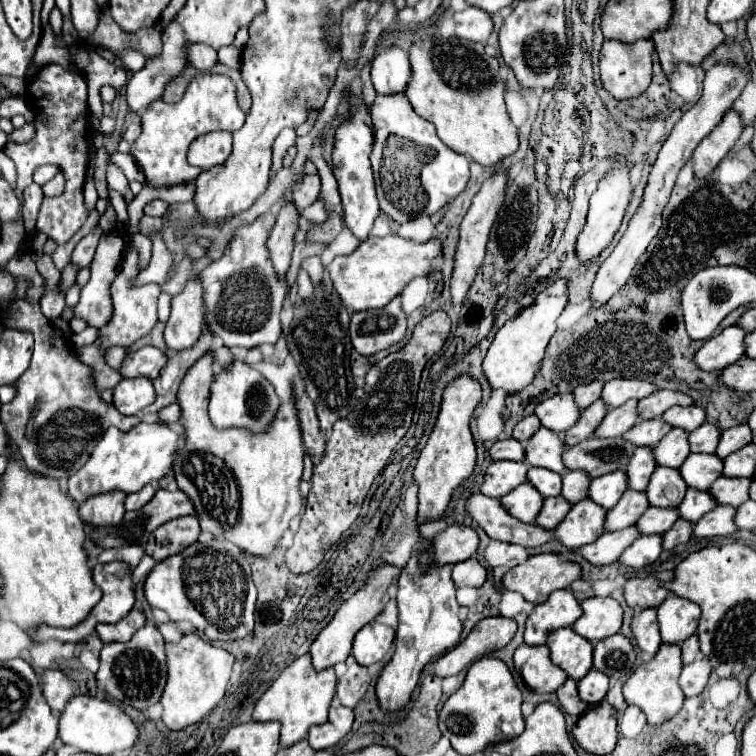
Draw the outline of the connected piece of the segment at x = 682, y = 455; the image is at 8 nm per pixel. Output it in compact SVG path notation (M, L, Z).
M673 428L665 438L661 438L661 442L653 450L657 464L679 468L691 452L687 446L687 438L689 438L689 432L679 428Z

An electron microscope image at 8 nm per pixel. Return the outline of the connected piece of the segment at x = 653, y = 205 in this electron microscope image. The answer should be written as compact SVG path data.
M715 64L707 72L705 82L703 82L705 88L703 88L701 100L681 116L681 120L675 124L673 132L665 140L663 148L659 150L657 162L653 164L651 172L649 172L649 182L647 182L645 192L643 192L641 206L633 214L633 218L631 218L631 222L629 222L623 238L619 240L619 244L615 246L615 250L611 252L611 256L601 264L601 268L597 272L597 278L595 278L593 288L591 288L591 302L593 302L593 306L605 304L627 282L627 278L629 278L631 270L635 268L639 256L645 252L645 248L649 246L649 242L659 232L661 212L663 212L663 206L667 204L667 198L671 194L671 188L675 184L675 178L677 178L679 170L689 162L695 146L699 146L699 142L707 134L711 134L711 130L721 122L721 114L727 112L731 108L731 104L735 102L737 94L741 94L741 90L745 86L745 80L747 80L745 70L741 70L739 66L733 66L733 64Z

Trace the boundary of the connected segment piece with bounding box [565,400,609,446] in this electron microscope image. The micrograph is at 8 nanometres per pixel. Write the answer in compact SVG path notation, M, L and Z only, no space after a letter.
M603 400L593 402L589 408L585 408L581 412L579 422L565 432L565 444L567 446L575 446L575 444L591 438L595 434L597 426L599 426L599 422L605 418L607 410L609 410L609 406Z

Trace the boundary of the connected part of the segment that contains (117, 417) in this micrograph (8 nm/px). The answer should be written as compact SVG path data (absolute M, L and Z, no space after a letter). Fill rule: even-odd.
M27 298L15 300L9 310L1 316L5 326L17 330L29 330L35 336L35 350L29 368L25 374L13 384L17 394L15 400L3 404L1 422L7 428L9 438L19 448L21 458L29 470L35 470L43 476L51 476L57 480L69 478L75 470L79 470L89 454L91 446L99 442L103 430L109 426L117 426L119 430L129 430L141 422L141 416L121 416L111 404L103 402L99 392L89 384L91 368L79 362L67 338L59 338L41 312L39 304L31 304ZM39 402L39 414L35 418L35 430L31 440L25 438L25 426L29 418L29 410Z

